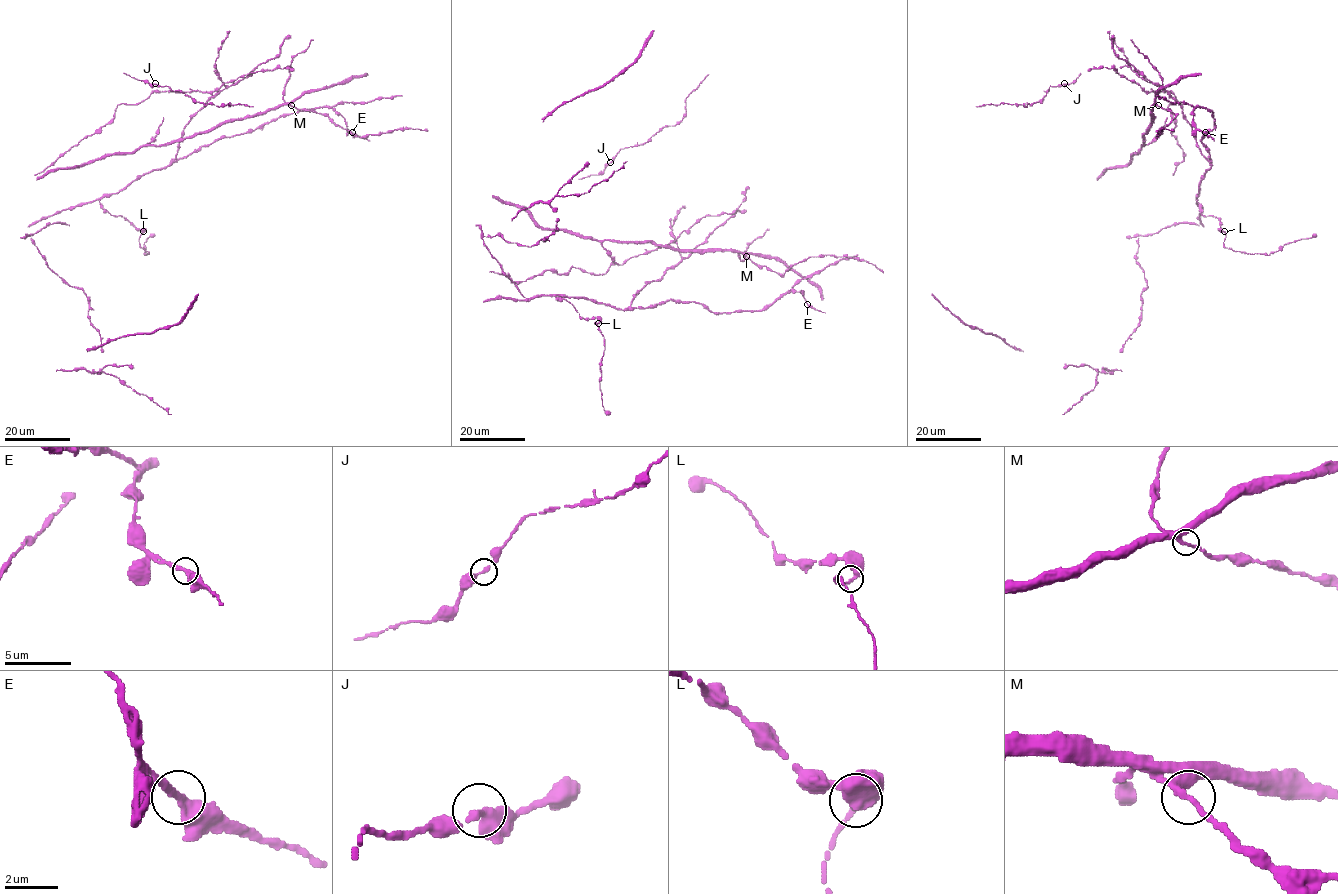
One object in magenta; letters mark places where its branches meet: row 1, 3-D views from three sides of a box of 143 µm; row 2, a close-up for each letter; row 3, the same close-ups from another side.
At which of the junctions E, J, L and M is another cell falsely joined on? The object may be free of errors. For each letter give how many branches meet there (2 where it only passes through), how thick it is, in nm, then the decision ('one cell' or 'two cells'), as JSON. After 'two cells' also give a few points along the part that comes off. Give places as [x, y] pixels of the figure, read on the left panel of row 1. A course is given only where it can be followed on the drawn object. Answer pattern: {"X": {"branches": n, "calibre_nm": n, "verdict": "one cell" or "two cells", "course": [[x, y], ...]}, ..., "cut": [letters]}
{"E": {"branches": 2, "calibre_nm": 280, "verdict": "one cell"}, "J": {"branches": 2, "calibre_nm": 280, "verdict": "one cell"}, "L": {"branches": 2, "calibre_nm": 280, "verdict": "one cell"}, "M": {"branches": 2, "calibre_nm": 280, "verdict": "one cell"}, "cut": []}

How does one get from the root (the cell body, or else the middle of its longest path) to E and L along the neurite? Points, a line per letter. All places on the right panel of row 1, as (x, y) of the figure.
E: (1199, 192), (1211, 167), (1201, 140), (1214, 121), (1212, 111), (1195, 107), (1195, 126), (1205, 132)
L: (1199, 192), (1200, 212), (1206, 217), (1216, 217), (1220, 221), (1219, 229), (1224, 231)

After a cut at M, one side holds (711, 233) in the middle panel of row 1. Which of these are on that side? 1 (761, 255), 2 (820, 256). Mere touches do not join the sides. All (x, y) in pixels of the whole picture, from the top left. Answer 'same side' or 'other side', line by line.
1: same side
2: other side

